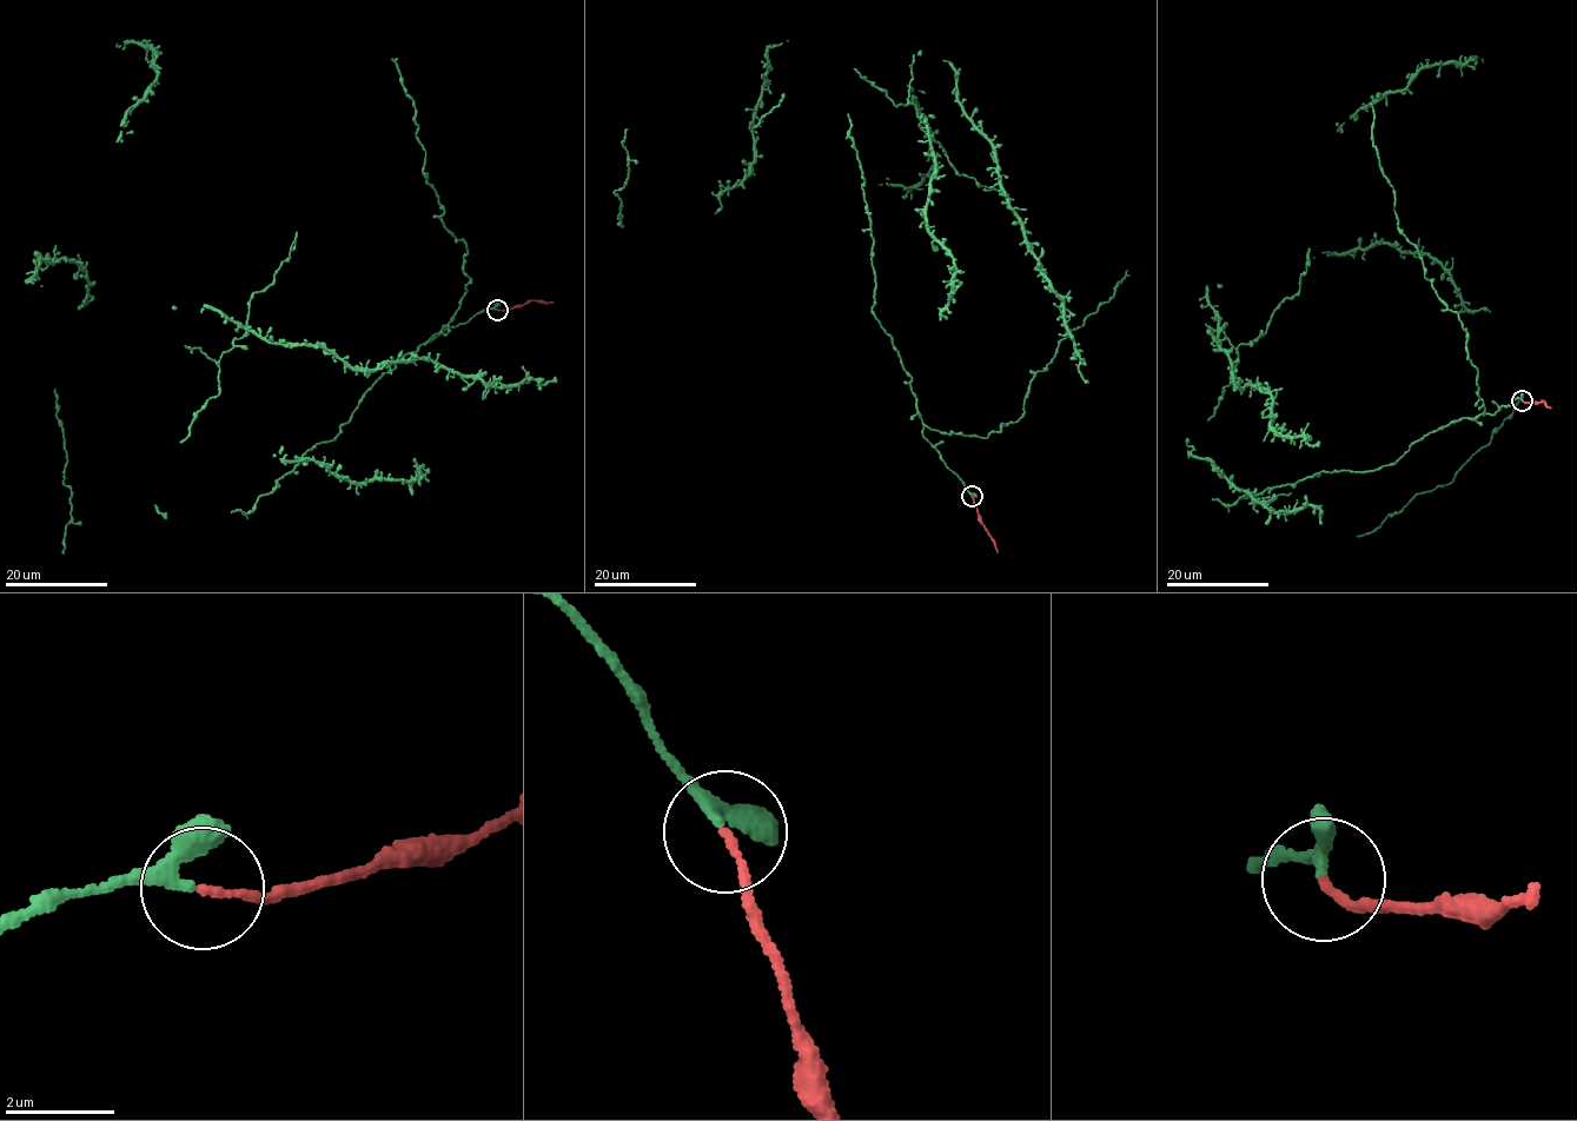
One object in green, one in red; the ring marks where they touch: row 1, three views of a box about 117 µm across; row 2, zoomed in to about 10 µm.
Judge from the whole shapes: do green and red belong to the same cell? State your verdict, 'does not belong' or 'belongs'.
belongs

